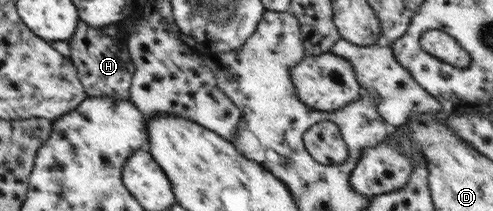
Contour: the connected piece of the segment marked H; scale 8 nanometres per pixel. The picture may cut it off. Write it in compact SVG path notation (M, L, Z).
M80 22L75 36L69 39L71 57L78 68L79 79L90 97L109 96L128 99L135 76L135 63L127 47L128 34L122 29L121 22L105 28L92 28Z

